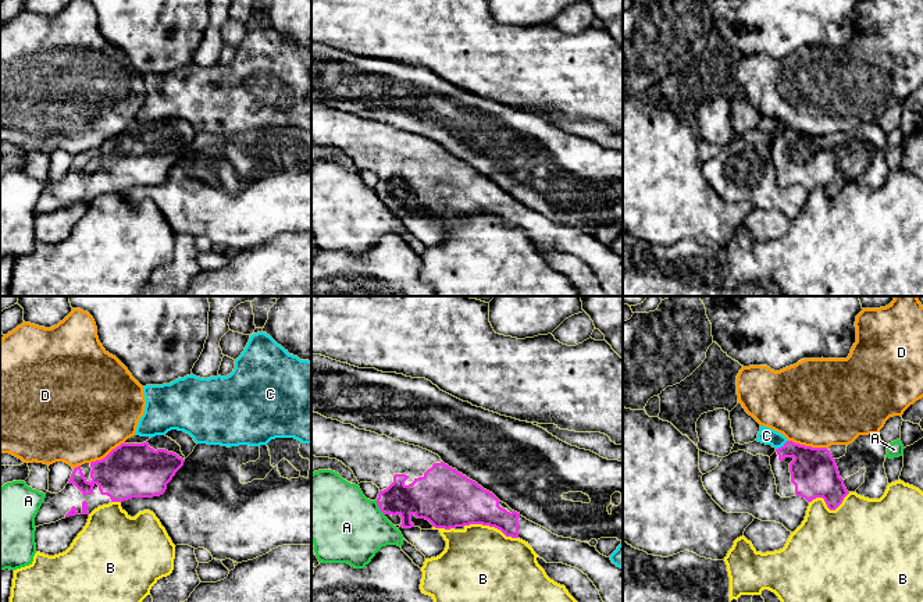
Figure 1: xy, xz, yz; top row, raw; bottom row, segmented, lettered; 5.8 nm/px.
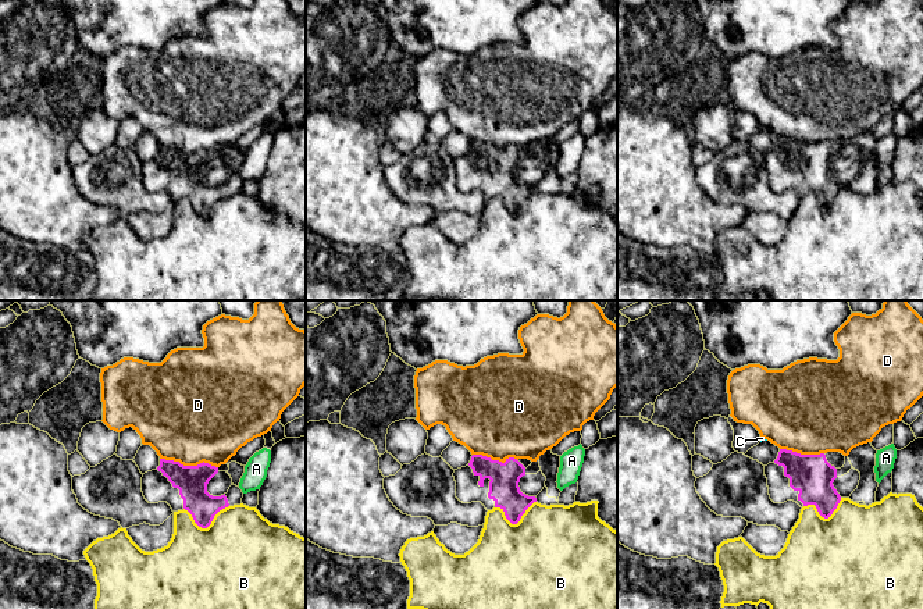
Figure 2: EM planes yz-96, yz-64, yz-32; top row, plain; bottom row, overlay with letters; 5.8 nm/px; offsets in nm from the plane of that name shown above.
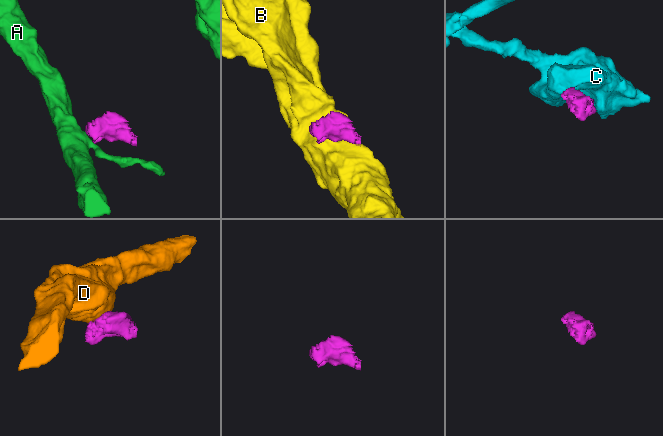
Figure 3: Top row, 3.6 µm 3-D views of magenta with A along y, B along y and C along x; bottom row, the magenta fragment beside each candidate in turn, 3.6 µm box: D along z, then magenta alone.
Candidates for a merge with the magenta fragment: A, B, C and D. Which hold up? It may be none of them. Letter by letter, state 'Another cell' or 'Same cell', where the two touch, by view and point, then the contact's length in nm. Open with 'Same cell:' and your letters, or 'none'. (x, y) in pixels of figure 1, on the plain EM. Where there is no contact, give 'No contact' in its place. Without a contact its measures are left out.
Same cell: none
A: Another cell. Touches magenta at xz (378, 195). Shared border 100 nm
B: Another cell. Touches magenta at xz (491, 214). Shared border 320 nm
C: Another cell. Touches magenta at yz (781, 135). Shared border 90 nm
D: Another cell. Touches magenta at yz (806, 135). Shared border 240 nm

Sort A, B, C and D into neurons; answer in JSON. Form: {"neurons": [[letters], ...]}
{"neurons": [["A"], ["B"], ["C"], ["D"]]}

